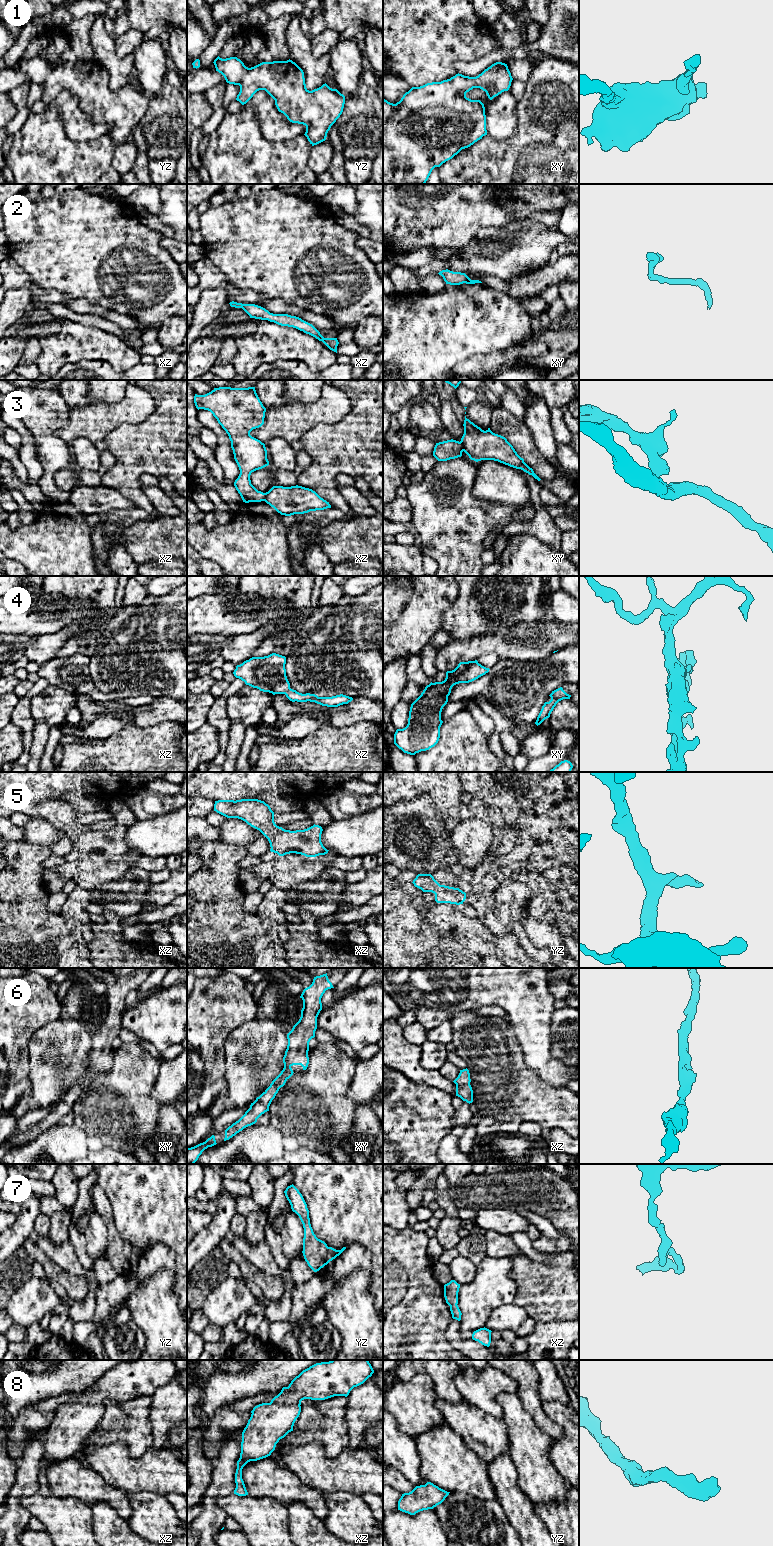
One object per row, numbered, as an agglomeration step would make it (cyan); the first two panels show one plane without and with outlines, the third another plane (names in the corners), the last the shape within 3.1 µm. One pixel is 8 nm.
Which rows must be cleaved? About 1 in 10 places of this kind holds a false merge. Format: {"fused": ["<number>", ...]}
{"fused": ["3"]}

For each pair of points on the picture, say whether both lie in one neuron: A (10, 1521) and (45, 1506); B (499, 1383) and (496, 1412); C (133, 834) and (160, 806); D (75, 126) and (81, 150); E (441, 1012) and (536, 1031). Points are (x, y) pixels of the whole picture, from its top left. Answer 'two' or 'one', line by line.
A: two
B: one
C: two
D: two
E: one

